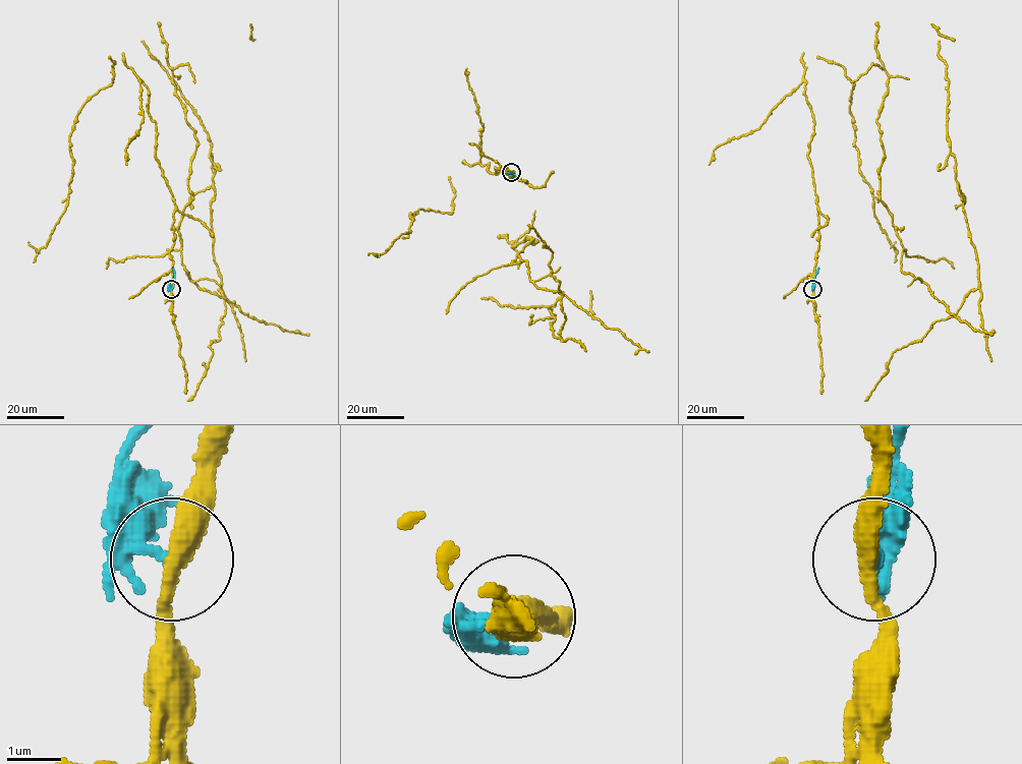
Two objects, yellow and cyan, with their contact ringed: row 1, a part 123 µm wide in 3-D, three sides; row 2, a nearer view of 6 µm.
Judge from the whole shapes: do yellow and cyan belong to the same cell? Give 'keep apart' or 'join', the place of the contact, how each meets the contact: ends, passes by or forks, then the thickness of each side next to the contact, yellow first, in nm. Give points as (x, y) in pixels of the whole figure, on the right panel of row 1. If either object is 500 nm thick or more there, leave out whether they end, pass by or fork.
keep apart; at (812, 289); yellow passes by; cyan forks there; 320 nm thick on the yellow side, 120 nm on the other

